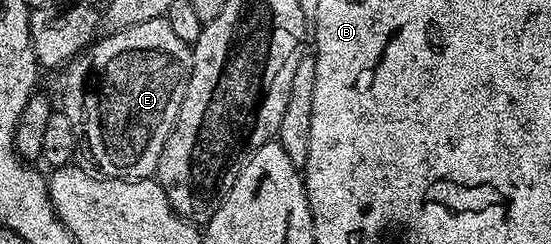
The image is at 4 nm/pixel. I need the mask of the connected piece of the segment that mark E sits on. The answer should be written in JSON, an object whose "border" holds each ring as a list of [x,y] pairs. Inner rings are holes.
{"border":[[[166,18],[143,21],[143,25],[131,25],[131,29],[98,38],[84,54],[72,60],[68,68],[69,76],[65,79],[63,110],[67,117],[71,117],[71,125],[77,131],[84,150],[85,147],[89,150],[94,165],[98,167],[96,170],[102,176],[111,179],[147,179],[156,172],[163,145],[183,105],[192,65],[190,44],[175,37]]]}

